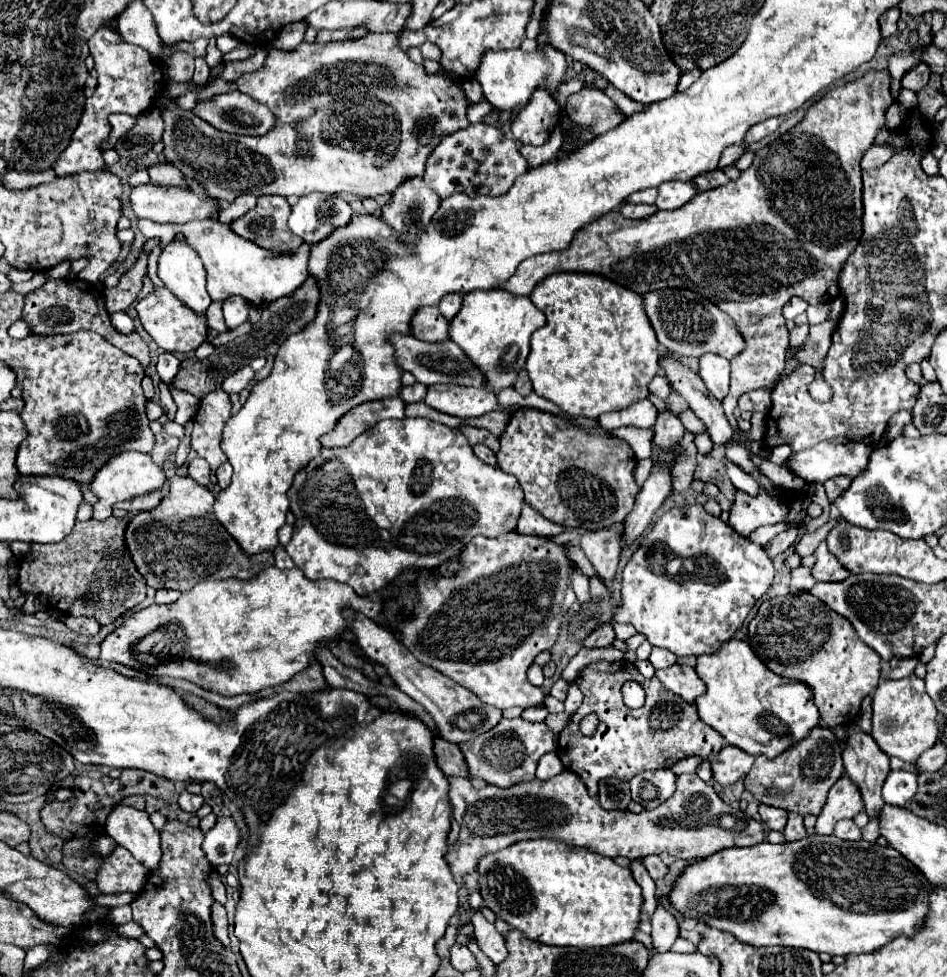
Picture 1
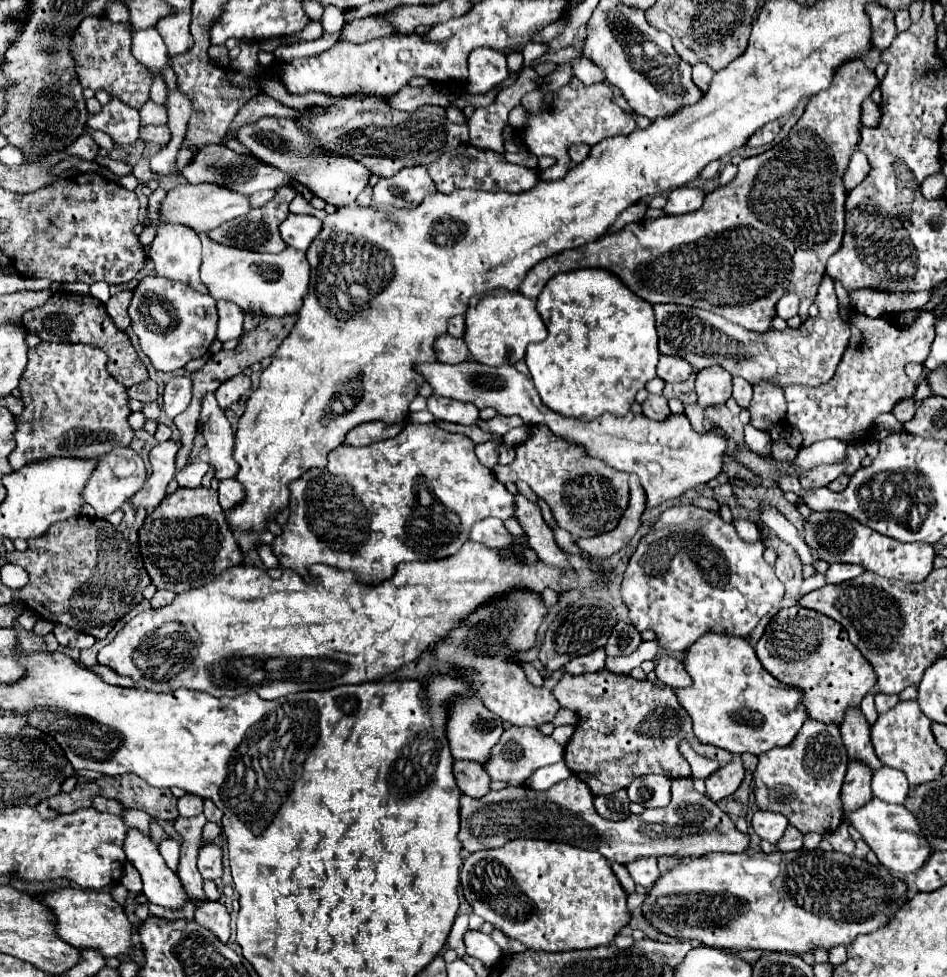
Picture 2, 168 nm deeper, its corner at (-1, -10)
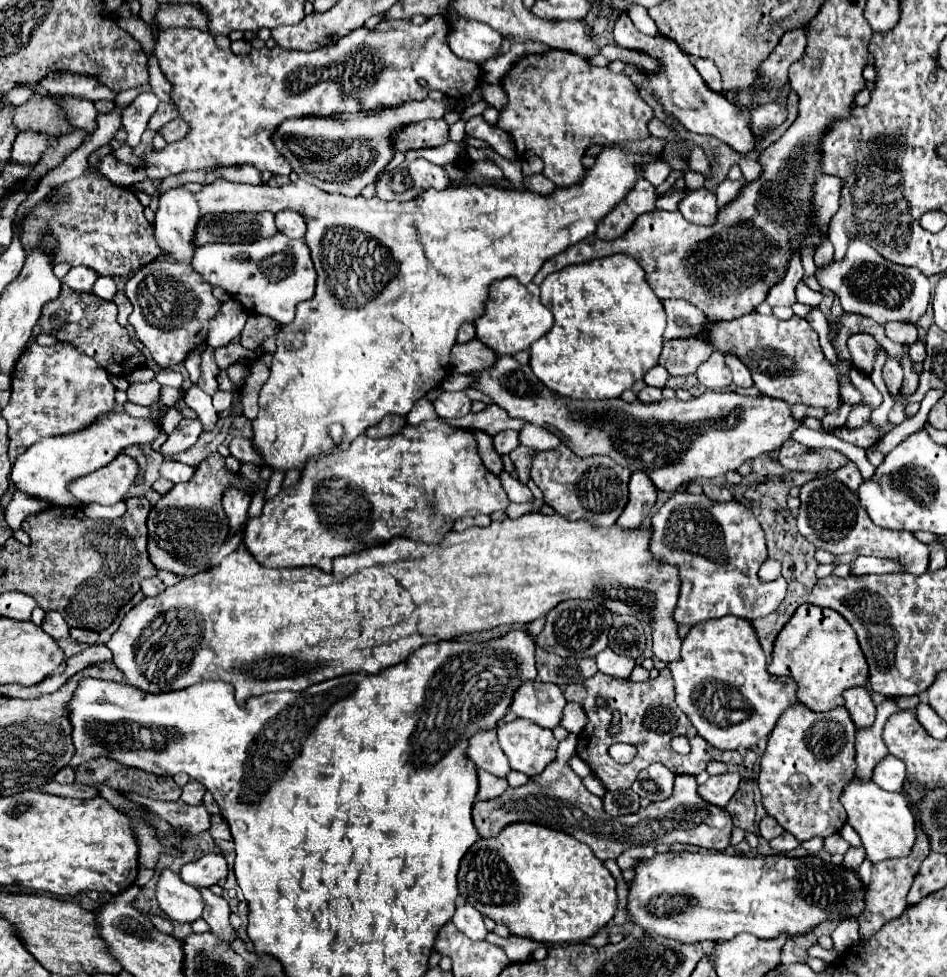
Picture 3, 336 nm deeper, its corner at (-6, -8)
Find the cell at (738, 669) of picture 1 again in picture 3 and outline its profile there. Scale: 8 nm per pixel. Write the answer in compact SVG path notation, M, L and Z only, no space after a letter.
M725 616L717 620L705 620L691 628L685 636L679 660L669 664L669 672L675 680L675 700L679 708L687 714L697 732L719 750L739 750L739 748L755 748L761 740L765 740L779 716L797 702L795 698L795 682L785 678L775 678L767 672L767 658L759 644L757 632L749 620L739 616Z

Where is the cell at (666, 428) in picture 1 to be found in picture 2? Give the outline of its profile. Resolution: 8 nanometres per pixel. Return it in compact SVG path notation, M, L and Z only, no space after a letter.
M648 396L648 400L642 404L644 408L644 416L650 418L650 420L656 420L656 422L662 422L666 418L670 418L670 408L668 408L668 402L664 396Z

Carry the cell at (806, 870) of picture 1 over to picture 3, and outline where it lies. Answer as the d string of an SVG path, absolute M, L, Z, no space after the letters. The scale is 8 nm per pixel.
M665 852L633 866L635 878L629 882L627 914L631 922L649 934L679 942L719 942L741 932L757 938L777 938L779 934L805 934L827 920L843 920L863 912L863 890L855 872L833 866L819 858L789 856L737 856L727 852Z

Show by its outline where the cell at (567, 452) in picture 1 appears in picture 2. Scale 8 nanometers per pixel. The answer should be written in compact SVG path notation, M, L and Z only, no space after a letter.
M528 426L528 432L530 438L514 446L514 462L508 466L494 466L494 476L498 476L502 484L518 480L526 482L538 498L550 506L558 526L568 530L572 538L598 536L614 530L630 500L628 474L592 458L584 446L556 436L548 426Z

